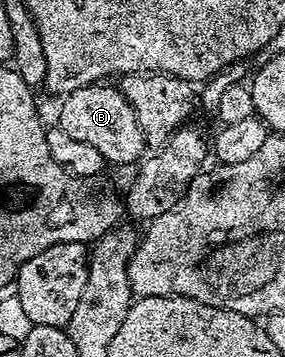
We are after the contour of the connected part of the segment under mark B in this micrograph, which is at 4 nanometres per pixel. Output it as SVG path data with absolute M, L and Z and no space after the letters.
M95 82L80 90L65 93L59 99L62 101L58 104L56 128L63 136L82 142L84 146L92 146L92 150L96 150L107 165L133 165L139 159L138 147L143 147L144 144L138 131L138 119L121 91L117 87L109 88L110 86L106 82Z

